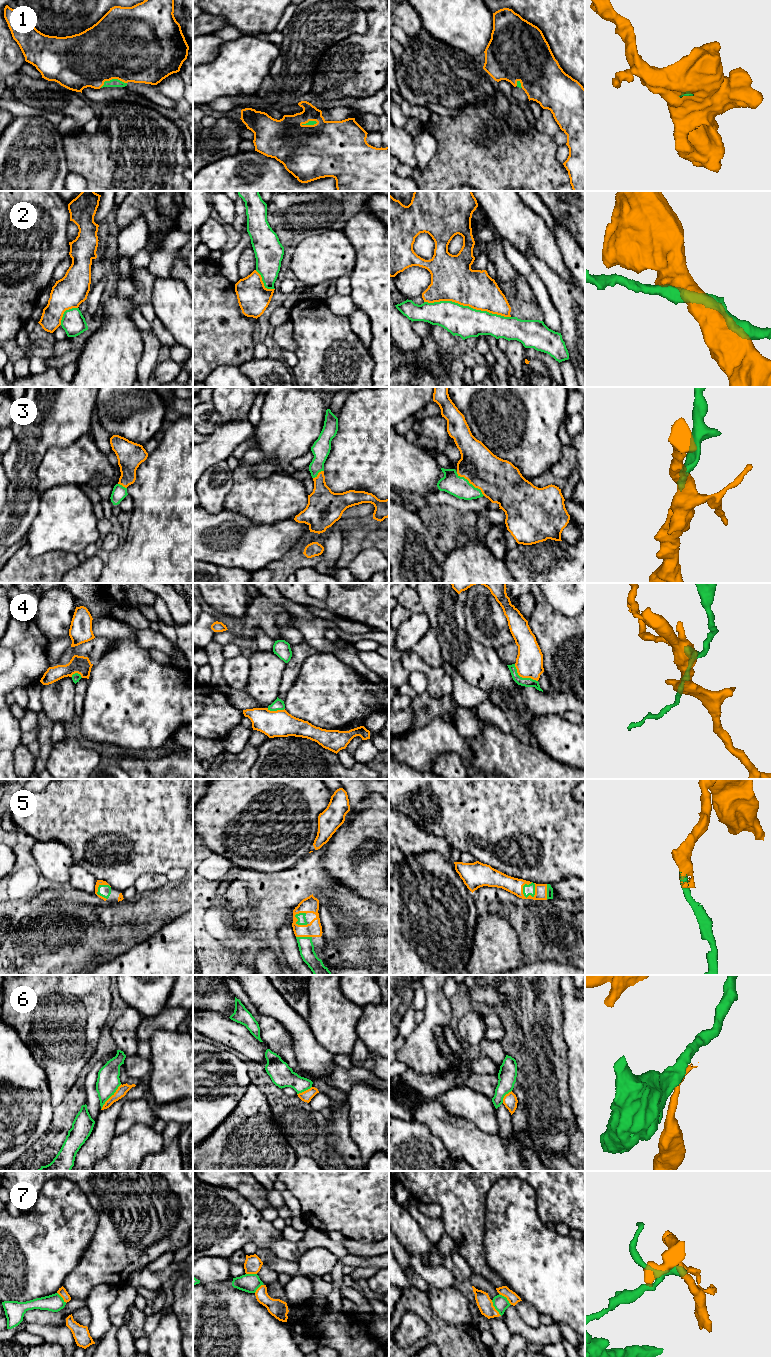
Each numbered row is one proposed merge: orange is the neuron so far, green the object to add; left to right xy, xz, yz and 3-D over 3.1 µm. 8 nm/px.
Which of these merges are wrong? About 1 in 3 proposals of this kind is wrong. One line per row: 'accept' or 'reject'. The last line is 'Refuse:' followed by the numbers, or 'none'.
1: accept
2: reject
3: accept
4: reject
5: accept
6: reject
7: reject
Refuse: 2, 4, 6, 7

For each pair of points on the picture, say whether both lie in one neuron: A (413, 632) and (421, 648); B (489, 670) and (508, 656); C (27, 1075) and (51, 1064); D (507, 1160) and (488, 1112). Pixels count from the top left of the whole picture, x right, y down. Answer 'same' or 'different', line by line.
A: different
B: different
C: different
D: different

